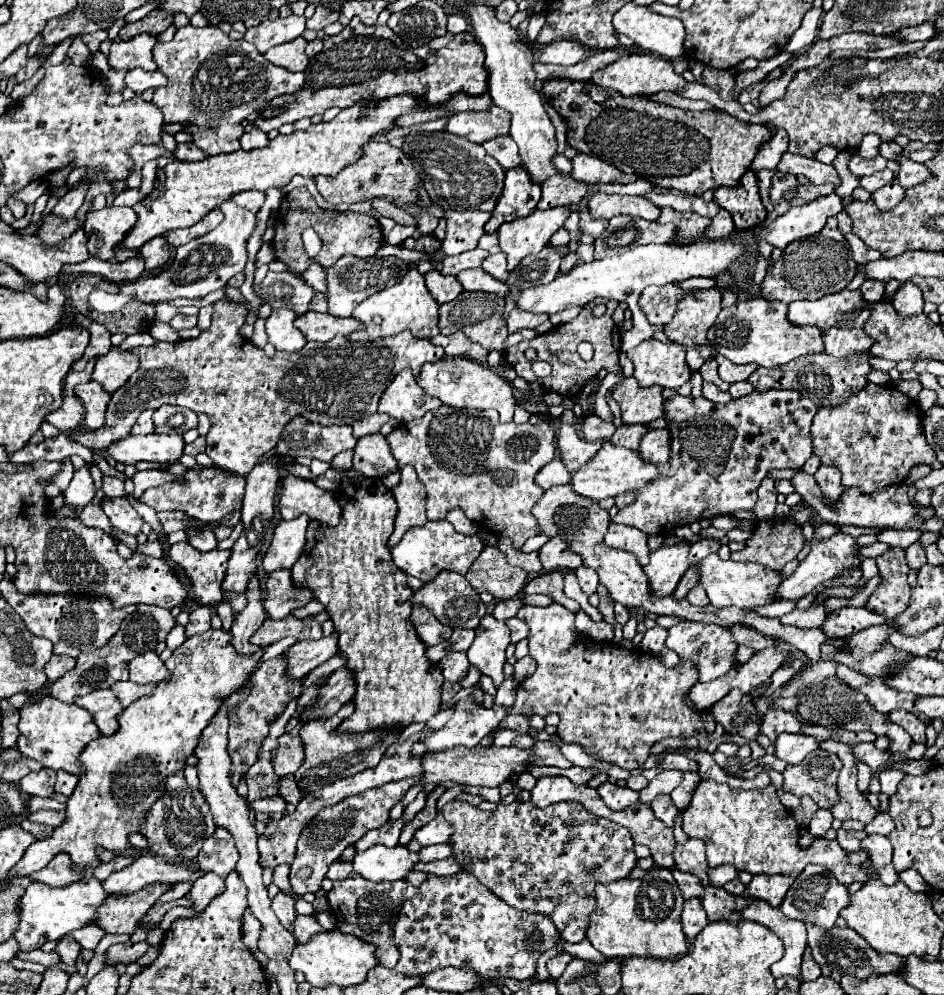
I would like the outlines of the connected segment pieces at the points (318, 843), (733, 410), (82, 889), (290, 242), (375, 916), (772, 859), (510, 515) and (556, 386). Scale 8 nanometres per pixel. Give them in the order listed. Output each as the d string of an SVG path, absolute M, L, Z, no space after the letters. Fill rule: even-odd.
M412 776L408 780L390 782L390 784L384 784L382 788L372 788L358 796L348 796L346 800L340 800L338 804L334 804L330 808L322 808L322 812L318 812L318 816L314 816L314 820L310 820L310 824L306 824L306 828L302 830L302 834L298 838L296 856L290 866L292 892L296 896L302 896L306 892L318 892L330 864L334 860L338 860L338 856L348 846L352 846L356 840L360 840L368 830L382 828L390 820L392 806L398 804L402 800L402 796L408 792L408 788L418 784L418 780L422 780L422 776L418 776L418 778Z
M768 390L768 392L752 392L744 398L738 398L738 400L730 400L728 404L714 404L706 398L694 398L694 396L680 396L680 394L674 394L672 398L666 400L664 404L664 418L668 420L668 430L672 432L672 440L670 440L670 460L668 464L662 464L658 468L658 480L652 480L650 484L646 484L646 488L638 488L638 492L634 492L634 502L630 506L626 506L624 510L618 510L618 514L612 518L614 522L620 522L620 524L628 524L628 526L634 526L638 530L642 530L644 534L652 536L652 534L664 534L664 532L670 532L674 530L676 526L684 526L684 524L690 524L694 520L700 520L700 518L714 518L716 514L730 514L734 510L752 510L754 504L756 504L756 488L760 486L760 482L768 476L770 470L774 468L802 468L804 462L812 456L812 438L810 438L810 424L812 424L812 418L814 414L818 412L818 408L814 406L814 402L806 396L802 396L798 390ZM678 434L682 434L684 438L678 440Z
M96 878L90 880L78 880L66 888L50 888L42 882L32 882L26 888L26 894L22 898L22 910L20 910L20 926L14 934L20 948L24 952L42 948L48 940L60 940L72 930L78 930L86 924L94 924L98 918L98 908L108 898L106 890L102 888L102 882Z
M296 188L284 198L284 206L280 210L280 220L276 220L276 234L274 234L274 256L276 260L284 262L292 272L304 272L312 262L318 262L322 268L330 268L340 256L354 254L360 258L374 256L378 248L384 244L380 224L368 214L356 212L327 212L314 206L314 198L306 188ZM314 228L322 240L322 250L316 258L310 258L302 246L302 230Z
M350 874L346 880L334 882L334 888L328 892L328 902L330 902L332 912L338 918L338 930L358 936L360 940L376 944L376 948L378 948L376 956L378 956L380 964L386 968L394 968L400 958L400 952L394 944L394 932L392 932L390 918L394 920L398 916L398 912L402 910L402 904L416 894L418 894L418 888L408 884L406 880L372 884L358 874Z
M702 780L694 790L690 806L684 810L682 830L688 836L704 840L706 860L712 868L734 864L738 870L750 874L784 872L786 876L796 878L806 864L820 864L834 872L842 884L868 880L868 874L864 874L862 868L848 862L848 852L844 852L836 840L828 842L826 838L818 838L806 850L798 846L798 824L778 800L774 784L764 790L734 790L728 784Z
M440 406L418 420L400 424L386 440L400 468L412 464L426 486L428 520L442 520L452 508L462 508L472 522L512 538L516 548L540 534L530 510L544 494L534 476L556 458L556 428L552 424L502 424L494 410Z
M592 300L590 304L586 304L580 314L564 324L564 326L558 326L554 330L550 330L548 334L542 334L542 336L536 336L528 342L520 342L516 346L510 346L504 354L504 360L508 364L512 364L512 368L516 370L516 374L524 380L532 380L532 382L540 382L544 386L544 390L554 390L558 394L562 394L564 398L576 398L582 390L582 386L586 384L588 378L596 376L600 370L606 370L606 372L620 372L620 364L618 364L618 354L620 354L620 330L618 326L614 324L612 320L612 312L616 310L618 302L614 300L606 300L606 302L600 302L600 300ZM596 304L606 304L606 314L602 318L594 318L592 316L592 308ZM580 342L590 342L594 346L594 358L592 362L586 362L578 356L576 352L576 346ZM532 348L536 350L536 360L546 360L550 366L552 366L552 374L546 376L546 378L536 378L534 372L532 372L532 360L528 360L524 356L524 352Z

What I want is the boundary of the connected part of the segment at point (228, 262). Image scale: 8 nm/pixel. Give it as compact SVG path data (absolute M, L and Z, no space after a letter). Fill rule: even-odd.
M226 202L220 206L224 212L224 220L220 226L216 226L212 232L204 234L202 238L196 238L184 246L176 248L176 258L172 264L162 270L158 276L150 278L138 278L136 282L128 282L120 286L118 294L108 294L104 290L94 290L90 294L90 306L98 312L118 312L122 306L126 306L130 300L138 302L168 302L174 298L202 298L214 290L220 290L228 284L228 280L244 272L248 252L246 252L246 240L254 232L256 216L252 212L246 212L246 208L236 206L234 202Z

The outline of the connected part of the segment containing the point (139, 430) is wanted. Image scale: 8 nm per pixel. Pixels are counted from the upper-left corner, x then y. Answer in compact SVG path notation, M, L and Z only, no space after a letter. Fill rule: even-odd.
M146 410L140 414L140 418L136 420L132 434L152 434L154 432L154 422L152 422L152 410Z

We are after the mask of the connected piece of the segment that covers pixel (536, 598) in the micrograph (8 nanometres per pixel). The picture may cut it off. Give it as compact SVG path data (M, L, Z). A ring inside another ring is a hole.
M544 594L524 595L522 597L522 600L527 605L542 606L542 607L549 606L554 602L552 598L550 598L550 596L546 596Z

